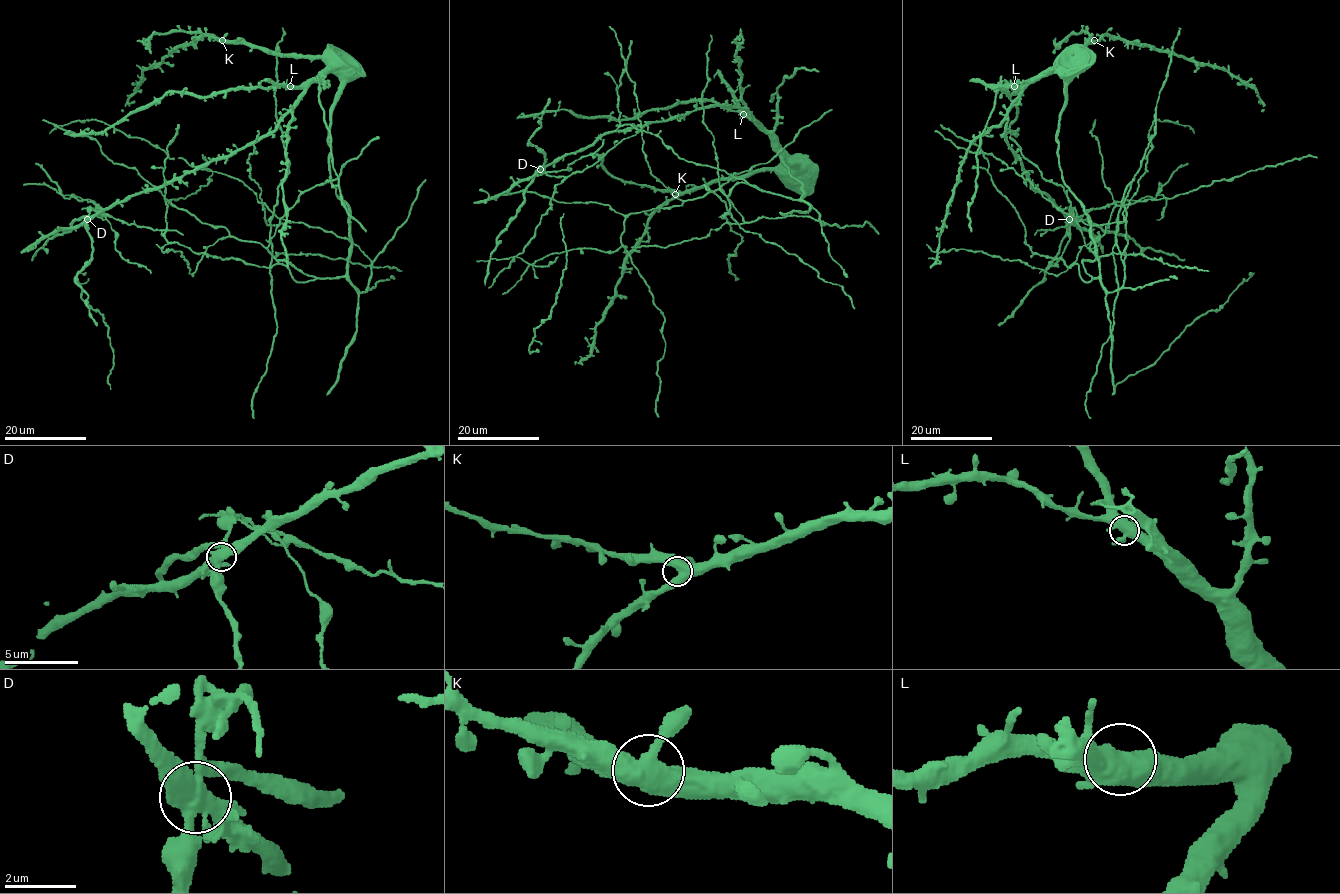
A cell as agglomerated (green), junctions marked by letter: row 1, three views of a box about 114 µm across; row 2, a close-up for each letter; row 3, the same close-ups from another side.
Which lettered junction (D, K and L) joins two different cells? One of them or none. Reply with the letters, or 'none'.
D

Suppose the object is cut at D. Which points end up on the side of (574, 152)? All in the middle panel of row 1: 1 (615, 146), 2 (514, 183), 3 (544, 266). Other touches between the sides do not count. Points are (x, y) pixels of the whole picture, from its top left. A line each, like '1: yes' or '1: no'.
1: no
2: yes
3: no

